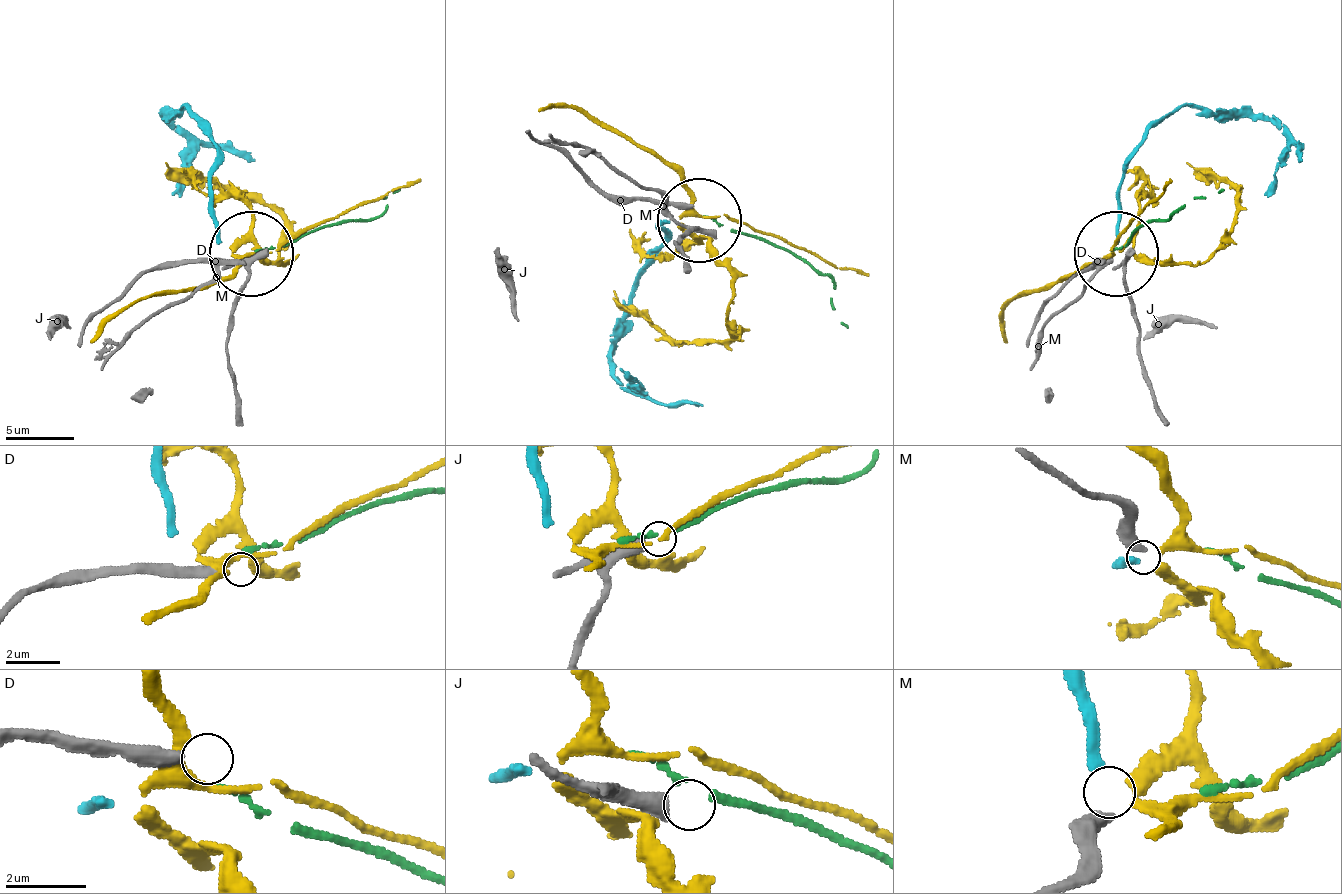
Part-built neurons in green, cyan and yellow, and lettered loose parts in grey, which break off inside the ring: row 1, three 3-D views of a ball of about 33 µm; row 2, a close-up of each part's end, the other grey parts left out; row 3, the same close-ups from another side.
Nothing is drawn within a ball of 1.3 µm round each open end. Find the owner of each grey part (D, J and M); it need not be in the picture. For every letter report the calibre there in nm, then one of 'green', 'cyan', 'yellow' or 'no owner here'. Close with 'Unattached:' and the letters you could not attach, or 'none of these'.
D: 320 nm thick; no owner here
J: 440 nm thick; no owner here
M: 420 nm thick; cyan
Unattached: D, J

